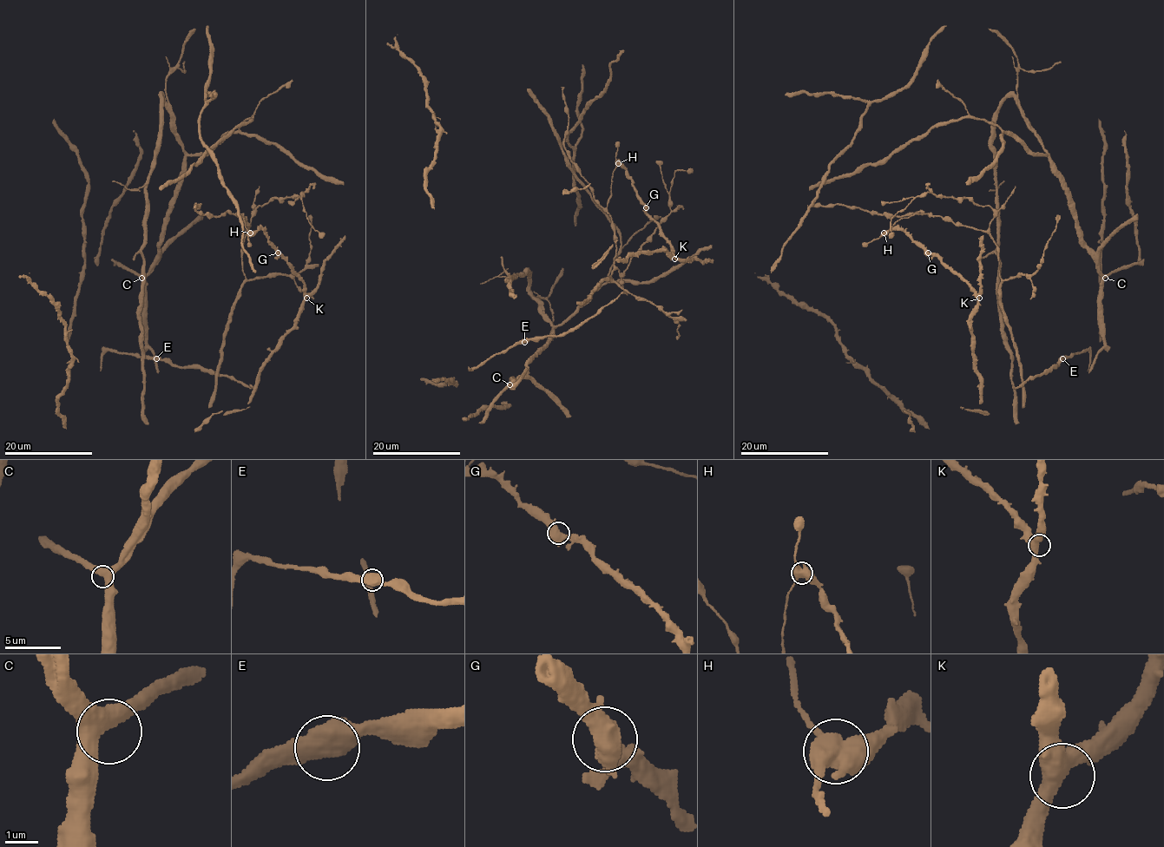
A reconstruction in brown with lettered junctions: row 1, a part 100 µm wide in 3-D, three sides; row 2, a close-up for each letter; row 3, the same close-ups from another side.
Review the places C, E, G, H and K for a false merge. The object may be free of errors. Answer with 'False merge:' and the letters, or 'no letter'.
False merge: no letter

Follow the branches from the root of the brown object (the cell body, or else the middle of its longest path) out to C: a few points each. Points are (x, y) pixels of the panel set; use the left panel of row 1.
C: (222, 140), (205, 153), (186, 156), (186, 173), (166, 223), (160, 254), (154, 265), (141, 278)

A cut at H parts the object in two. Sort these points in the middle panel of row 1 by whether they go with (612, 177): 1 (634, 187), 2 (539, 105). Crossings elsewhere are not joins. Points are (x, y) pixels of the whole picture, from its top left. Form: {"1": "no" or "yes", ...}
{"1": "no", "2": "no"}

